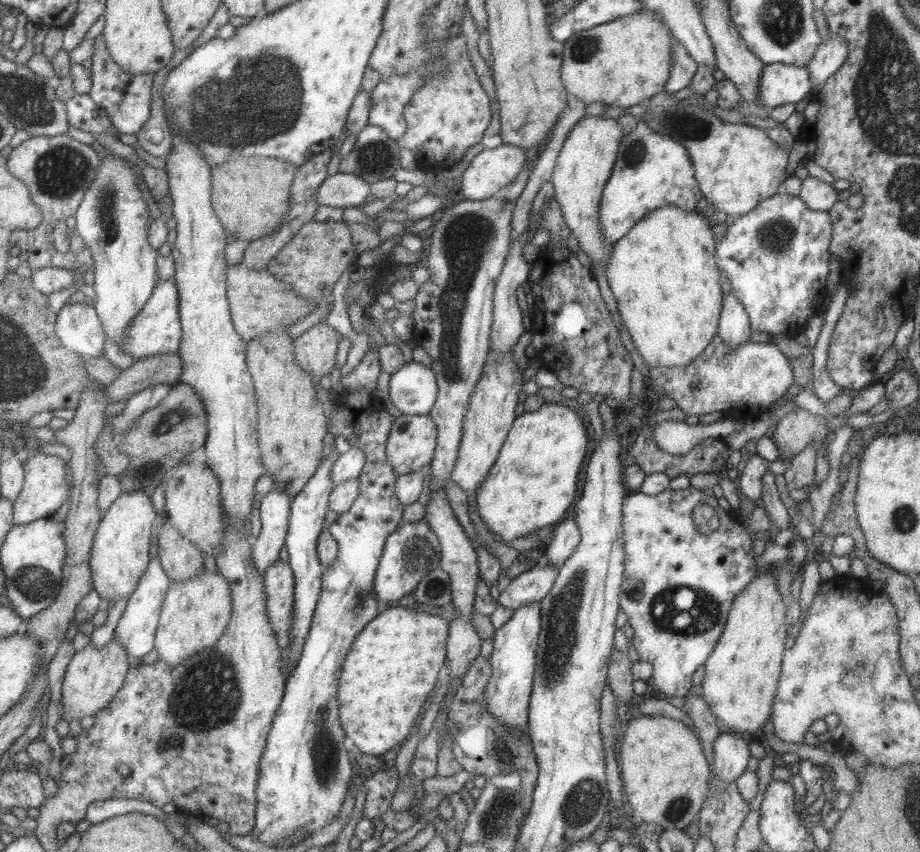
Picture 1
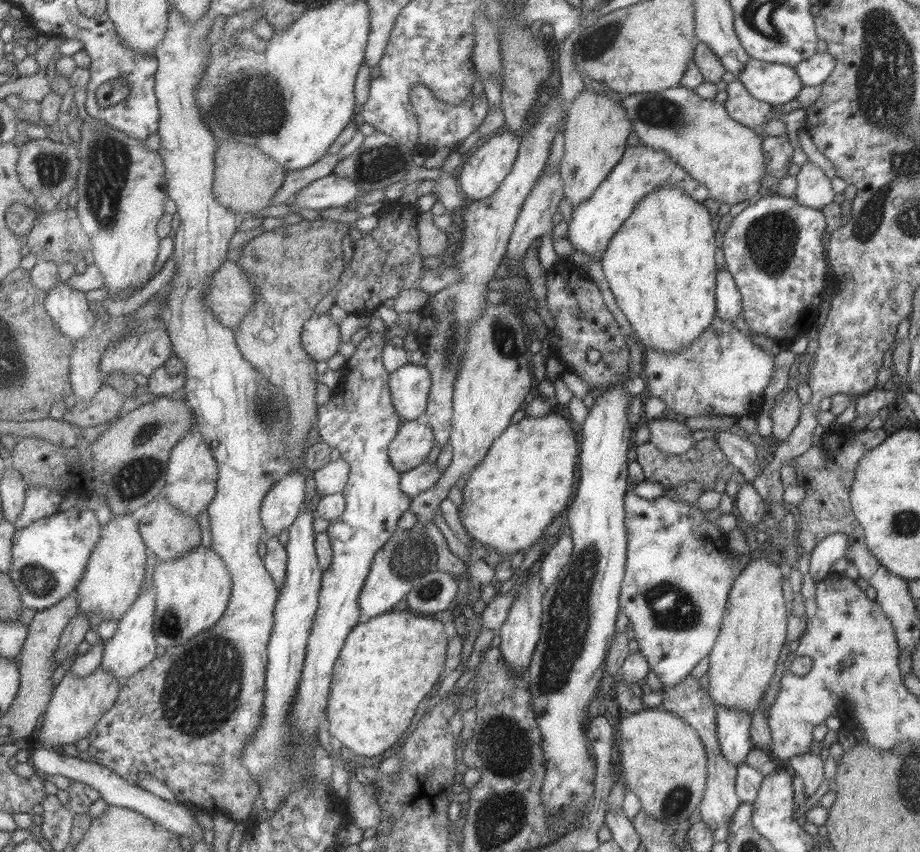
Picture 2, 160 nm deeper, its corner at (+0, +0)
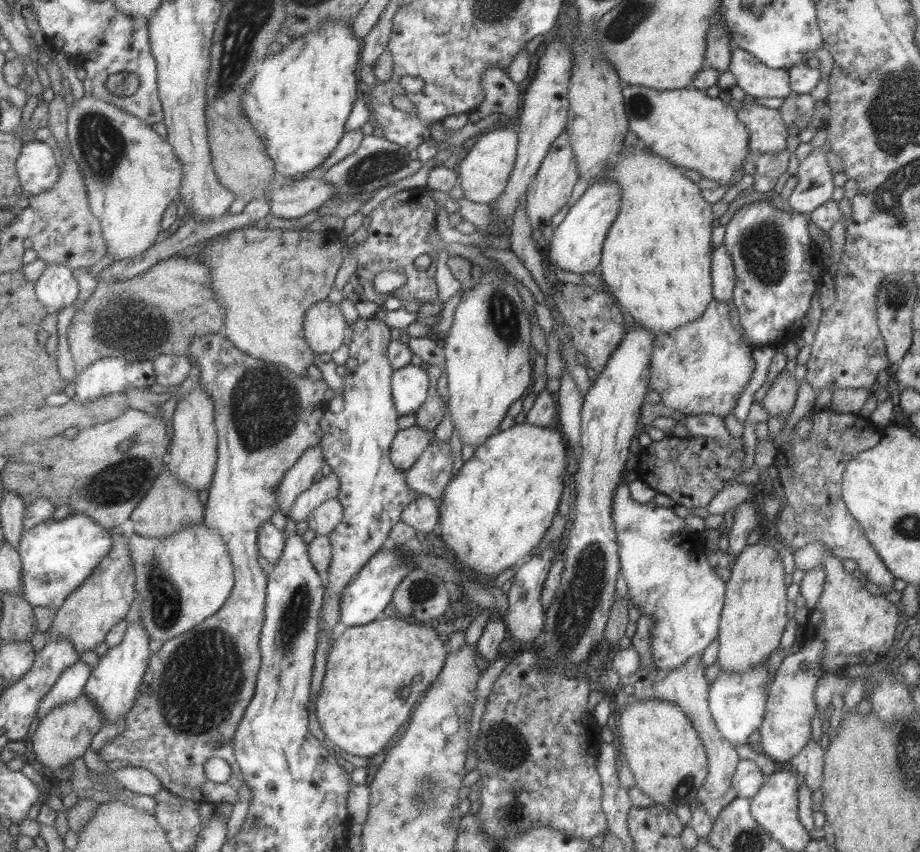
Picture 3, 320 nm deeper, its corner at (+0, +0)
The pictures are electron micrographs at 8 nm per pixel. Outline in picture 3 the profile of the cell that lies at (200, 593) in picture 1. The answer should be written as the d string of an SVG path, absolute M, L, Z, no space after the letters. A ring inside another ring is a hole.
M204 520L181 525L171 536L127 536L127 551L133 571L133 590L141 598L140 625L150 640L165 642L215 614L229 598L234 585L233 567L225 542Z

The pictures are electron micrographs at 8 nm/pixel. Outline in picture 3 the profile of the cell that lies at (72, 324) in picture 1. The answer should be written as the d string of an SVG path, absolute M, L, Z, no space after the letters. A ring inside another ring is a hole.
M46 263L40 277L34 280L34 291L44 307L53 311L59 309L65 314L73 308L77 281L67 265Z

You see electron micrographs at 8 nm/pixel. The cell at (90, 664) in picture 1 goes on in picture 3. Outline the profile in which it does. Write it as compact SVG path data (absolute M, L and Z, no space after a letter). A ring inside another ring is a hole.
M84 694L67 704L52 708L39 722L31 740L31 748L39 766L52 773L71 765L75 758L81 758L87 750L93 735L102 726L101 710Z

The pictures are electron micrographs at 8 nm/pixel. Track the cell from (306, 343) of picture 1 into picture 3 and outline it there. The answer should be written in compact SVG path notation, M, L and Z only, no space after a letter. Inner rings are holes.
M327 298L315 301L303 317L304 341L314 353L330 354L343 344L347 326L339 304Z

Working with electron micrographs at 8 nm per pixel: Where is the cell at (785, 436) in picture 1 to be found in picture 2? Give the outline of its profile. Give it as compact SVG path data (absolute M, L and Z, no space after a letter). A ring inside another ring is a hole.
M786 386L777 395L777 402L771 406L769 412L769 418L773 423L771 436L779 441L787 440L793 428L797 426L801 408L795 390Z

